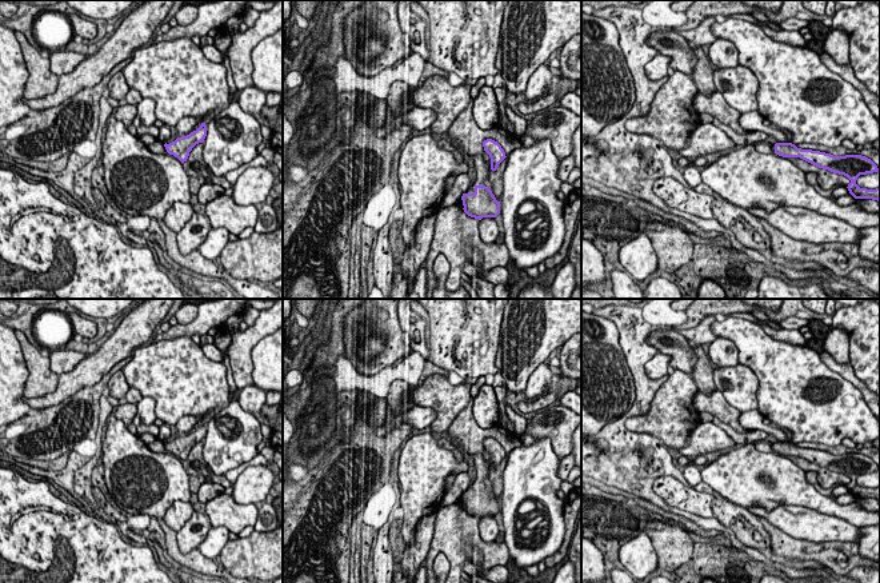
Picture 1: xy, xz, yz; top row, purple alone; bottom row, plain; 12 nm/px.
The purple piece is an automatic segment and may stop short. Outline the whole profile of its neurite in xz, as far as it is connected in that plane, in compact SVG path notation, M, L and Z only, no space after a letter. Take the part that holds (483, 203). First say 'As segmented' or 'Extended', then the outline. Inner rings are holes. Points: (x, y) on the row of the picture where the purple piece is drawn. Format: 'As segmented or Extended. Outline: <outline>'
Extended. Outline: M447 137L439 140L439 147L451 151L457 161L472 159L476 168L475 192L463 193L461 200L464 212L475 219L481 220L483 217L496 217L500 213L500 201L496 200L492 193L492 184L488 180L488 172L496 171L499 164L507 157L501 145L487 139L483 141L484 151L489 155L491 161L487 163L480 155L465 155L461 153L455 145L449 143Z

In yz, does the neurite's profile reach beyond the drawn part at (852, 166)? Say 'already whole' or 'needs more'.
already whole

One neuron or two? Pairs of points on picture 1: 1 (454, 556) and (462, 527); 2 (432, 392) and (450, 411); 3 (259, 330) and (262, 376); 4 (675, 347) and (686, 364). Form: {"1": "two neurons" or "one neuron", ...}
{"1": "one neuron", "2": "one neuron", "3": "two neurons", "4": "one neuron"}

